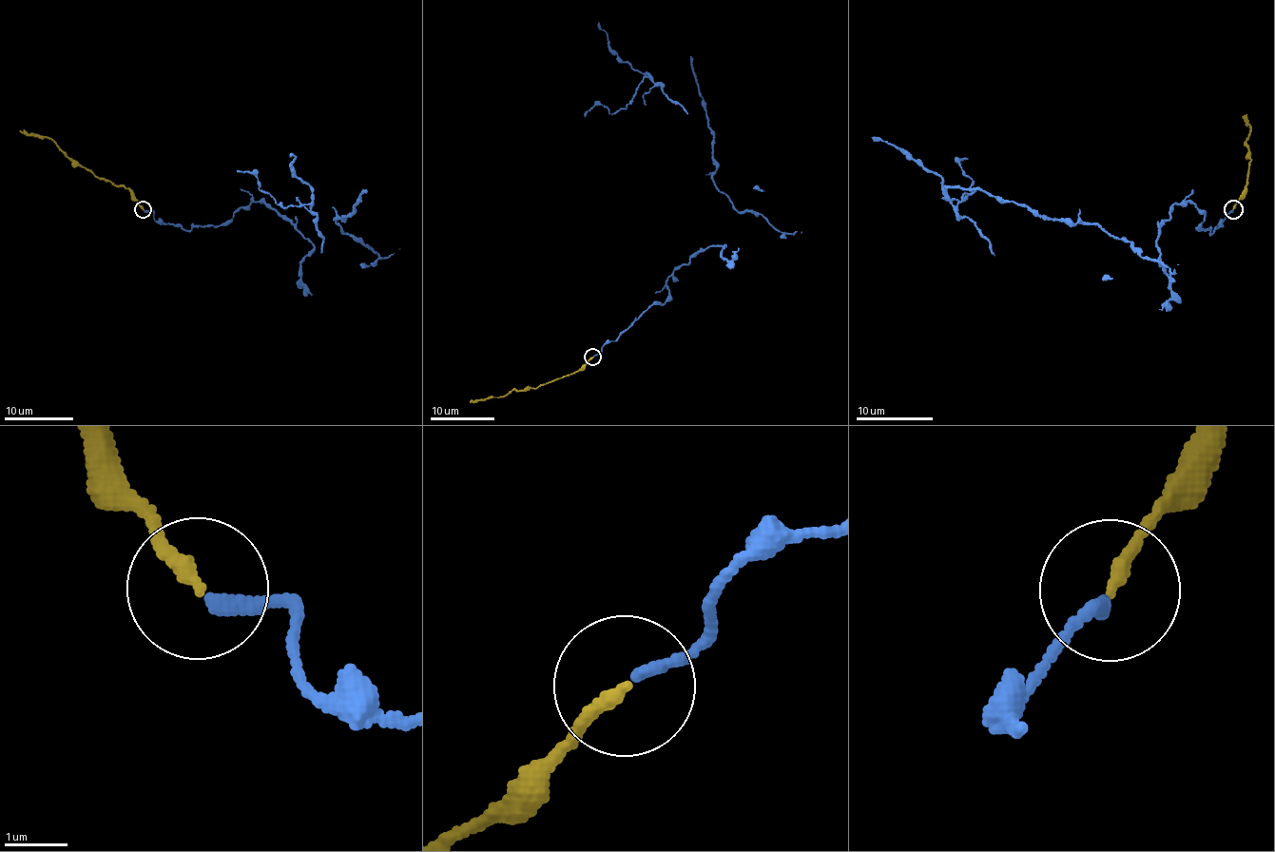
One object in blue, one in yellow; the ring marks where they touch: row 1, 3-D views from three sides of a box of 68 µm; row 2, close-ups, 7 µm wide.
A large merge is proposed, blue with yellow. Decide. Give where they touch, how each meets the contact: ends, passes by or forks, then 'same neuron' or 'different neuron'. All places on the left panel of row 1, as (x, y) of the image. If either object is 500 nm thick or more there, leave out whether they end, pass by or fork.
at (143, 209); blue ends there; yellow ends there; same neuron

